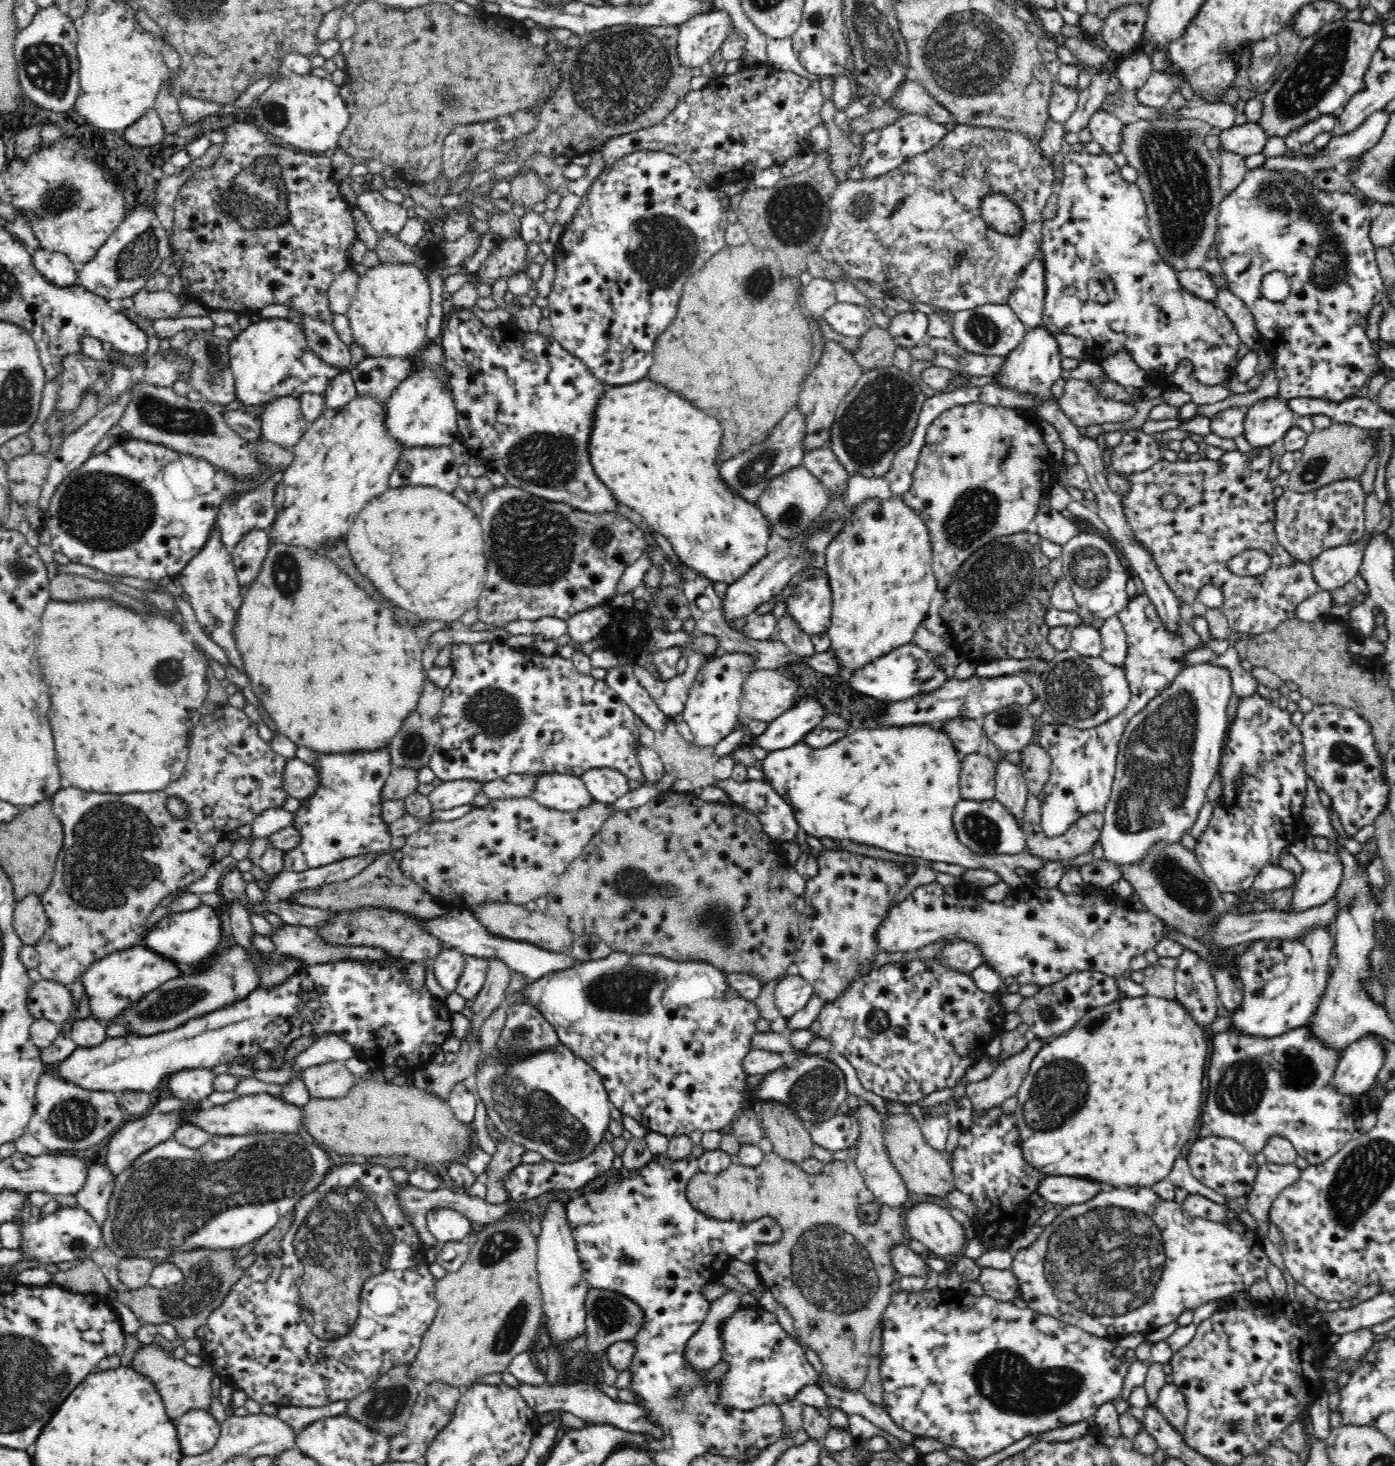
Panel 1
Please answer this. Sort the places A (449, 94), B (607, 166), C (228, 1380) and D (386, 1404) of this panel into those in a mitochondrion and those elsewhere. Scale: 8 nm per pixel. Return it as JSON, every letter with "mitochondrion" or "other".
{"A":"mitochondrion","B":"other","C":"other","D":"mitochondrion"}

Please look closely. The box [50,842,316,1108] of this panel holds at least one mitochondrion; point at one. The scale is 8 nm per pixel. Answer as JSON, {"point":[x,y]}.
{"point":[172,1003]}

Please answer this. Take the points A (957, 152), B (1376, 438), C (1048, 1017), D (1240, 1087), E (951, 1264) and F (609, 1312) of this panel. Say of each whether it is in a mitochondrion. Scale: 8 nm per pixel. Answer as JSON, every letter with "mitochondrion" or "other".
{"A":"other","B":"other","C":"mitochondrion","D":"mitochondrion","E":"other","F":"mitochondrion"}

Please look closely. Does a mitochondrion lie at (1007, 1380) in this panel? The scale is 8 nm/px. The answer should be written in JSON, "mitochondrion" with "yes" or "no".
{"mitochondrion":"yes"}

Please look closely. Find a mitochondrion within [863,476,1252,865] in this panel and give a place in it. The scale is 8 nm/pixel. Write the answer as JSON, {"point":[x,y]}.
{"point":[1160,749]}

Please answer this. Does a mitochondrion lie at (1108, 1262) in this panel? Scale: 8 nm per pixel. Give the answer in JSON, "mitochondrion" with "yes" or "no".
{"mitochondrion":"yes"}

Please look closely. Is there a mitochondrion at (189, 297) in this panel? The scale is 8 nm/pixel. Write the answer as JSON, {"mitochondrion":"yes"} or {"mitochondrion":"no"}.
{"mitochondrion":"no"}

